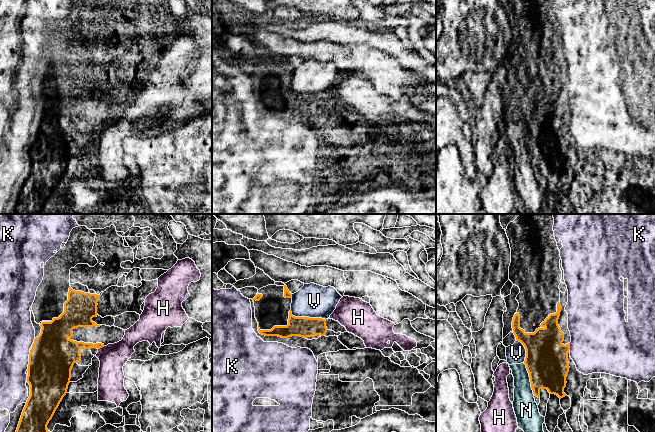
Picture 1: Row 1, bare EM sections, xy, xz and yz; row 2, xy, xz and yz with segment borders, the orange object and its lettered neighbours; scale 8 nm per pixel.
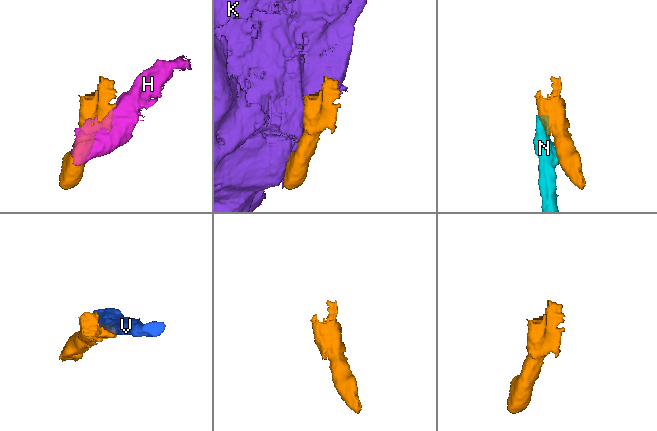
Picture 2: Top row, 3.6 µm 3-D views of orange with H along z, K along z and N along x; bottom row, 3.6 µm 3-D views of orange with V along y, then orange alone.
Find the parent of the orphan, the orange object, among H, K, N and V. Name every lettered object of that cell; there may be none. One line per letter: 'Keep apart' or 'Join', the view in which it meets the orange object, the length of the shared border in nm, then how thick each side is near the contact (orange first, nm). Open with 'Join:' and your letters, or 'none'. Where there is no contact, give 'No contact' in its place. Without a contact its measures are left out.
Join: none
H: Keep apart. Touches orange in xy. Shared border 60 nm. Thickness 160 nm (orange) against 220 nm
K: Keep apart. Touches orange in xy. Shared border 160 nm. Thickness 360 nm (orange) against 280 nm
N: Keep apart. Touches orange in yz. Shared border 280 nm. Thickness 340 nm (orange) against 190 nm
V: Keep apart. Touches orange in xz. Shared border 300 nm. Thickness 160 nm (orange) against 280 nm

